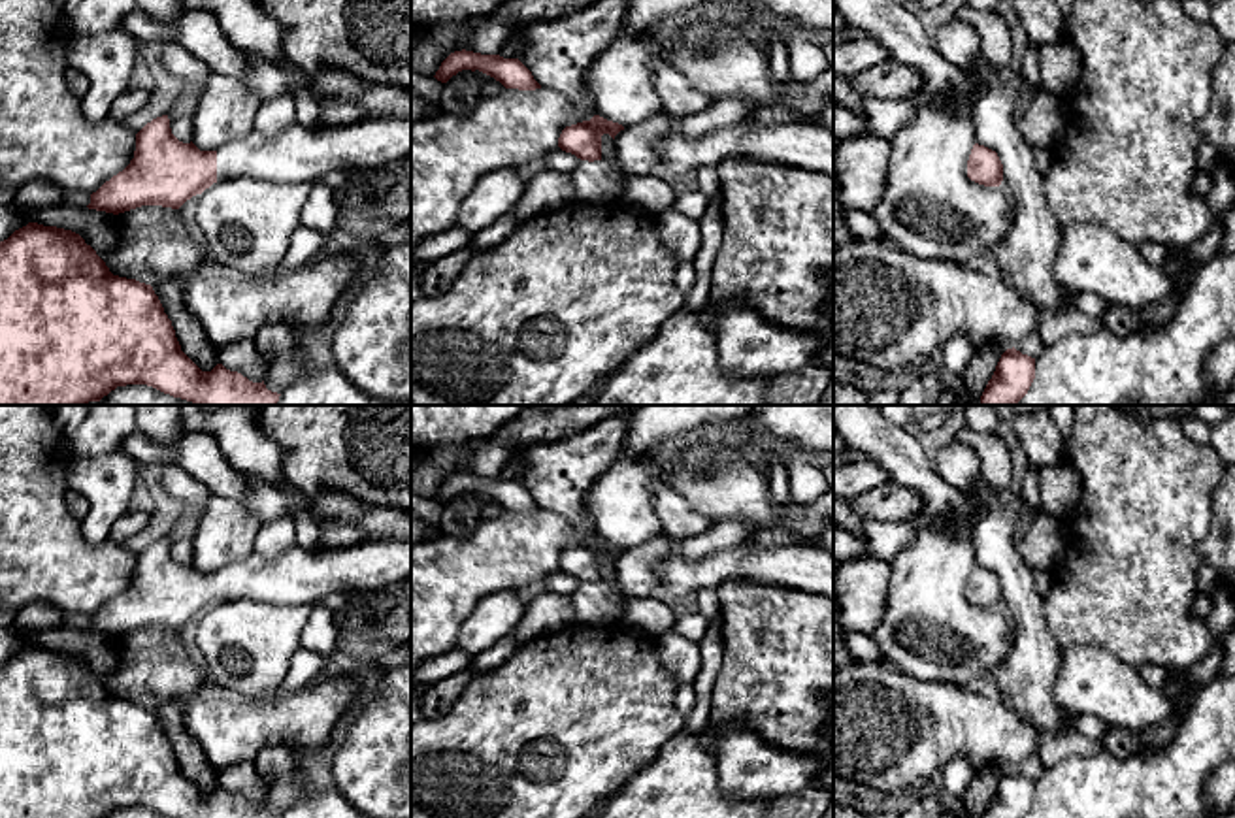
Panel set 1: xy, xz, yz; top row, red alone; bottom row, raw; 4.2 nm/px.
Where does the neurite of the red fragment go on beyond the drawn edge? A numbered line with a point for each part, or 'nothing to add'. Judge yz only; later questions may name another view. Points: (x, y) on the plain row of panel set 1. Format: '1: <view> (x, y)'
nothing to add

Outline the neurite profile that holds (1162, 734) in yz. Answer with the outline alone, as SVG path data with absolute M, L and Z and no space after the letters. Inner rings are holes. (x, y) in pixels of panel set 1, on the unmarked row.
M1167 718L1160 726L1144 729L1139 735L1144 746L1161 748L1173 739L1175 731L1177 731L1177 724L1171 718Z

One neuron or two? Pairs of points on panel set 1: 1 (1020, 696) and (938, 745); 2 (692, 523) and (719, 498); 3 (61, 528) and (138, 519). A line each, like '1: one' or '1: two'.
1: two
2: two
3: two

